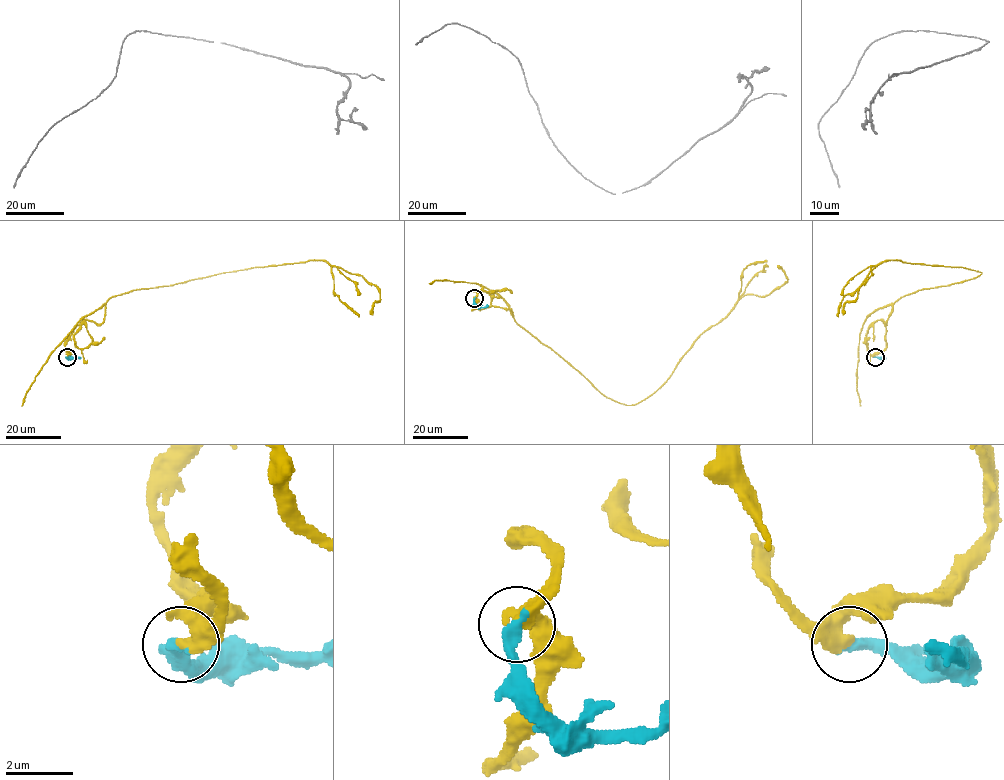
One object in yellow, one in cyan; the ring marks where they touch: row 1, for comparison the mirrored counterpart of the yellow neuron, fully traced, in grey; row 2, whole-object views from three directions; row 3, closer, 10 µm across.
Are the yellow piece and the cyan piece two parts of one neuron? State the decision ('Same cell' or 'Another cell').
Same cell

